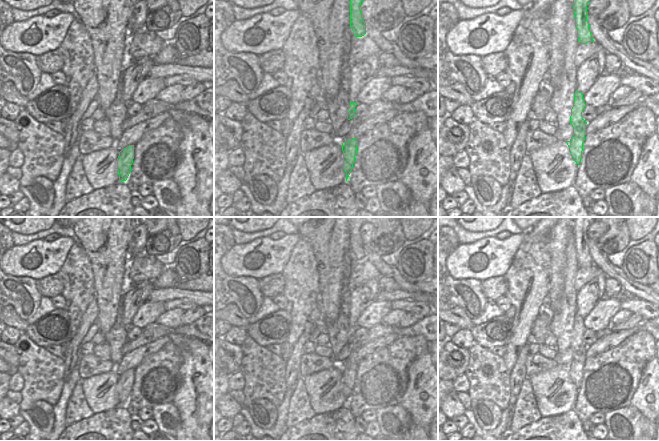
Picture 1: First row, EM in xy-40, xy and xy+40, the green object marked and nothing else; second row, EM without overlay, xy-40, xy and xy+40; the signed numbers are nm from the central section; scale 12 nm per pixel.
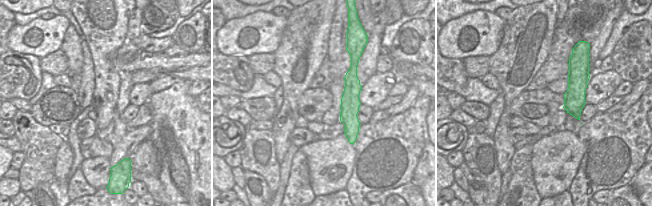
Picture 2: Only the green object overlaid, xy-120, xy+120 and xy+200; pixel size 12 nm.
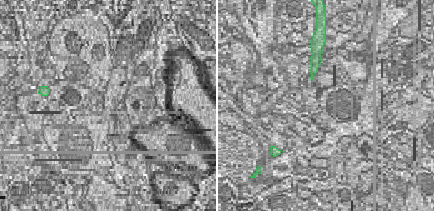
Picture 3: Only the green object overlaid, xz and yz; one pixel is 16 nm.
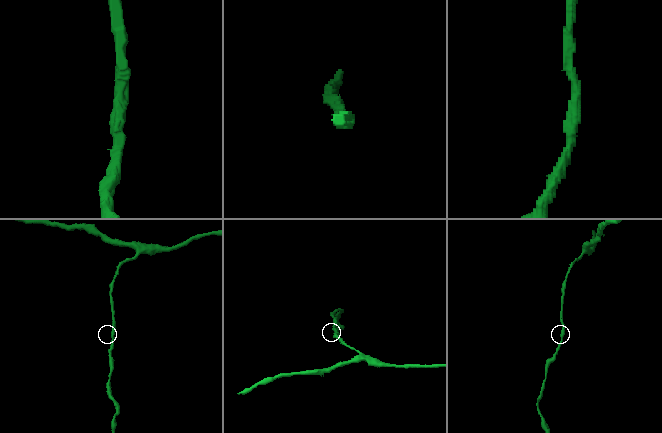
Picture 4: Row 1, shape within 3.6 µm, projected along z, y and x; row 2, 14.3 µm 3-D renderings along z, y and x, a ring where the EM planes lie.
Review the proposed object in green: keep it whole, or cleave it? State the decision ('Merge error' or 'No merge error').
No merge error.

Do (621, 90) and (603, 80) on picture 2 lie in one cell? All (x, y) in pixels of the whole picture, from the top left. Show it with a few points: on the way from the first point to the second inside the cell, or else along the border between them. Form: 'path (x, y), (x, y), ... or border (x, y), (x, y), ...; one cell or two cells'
border (622, 81), (612, 94); two cells

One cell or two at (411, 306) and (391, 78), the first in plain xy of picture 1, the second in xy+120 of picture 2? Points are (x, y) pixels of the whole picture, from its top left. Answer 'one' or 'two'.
two

